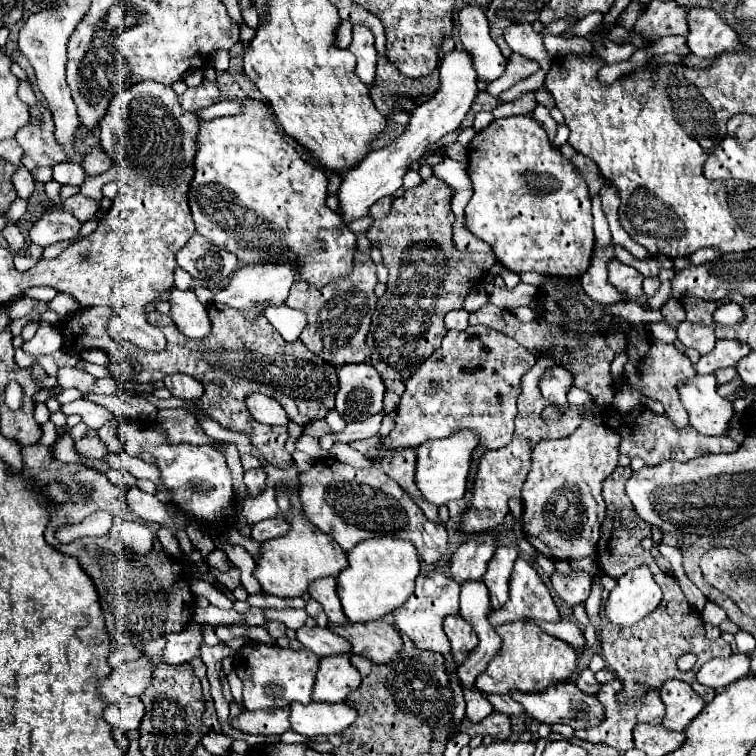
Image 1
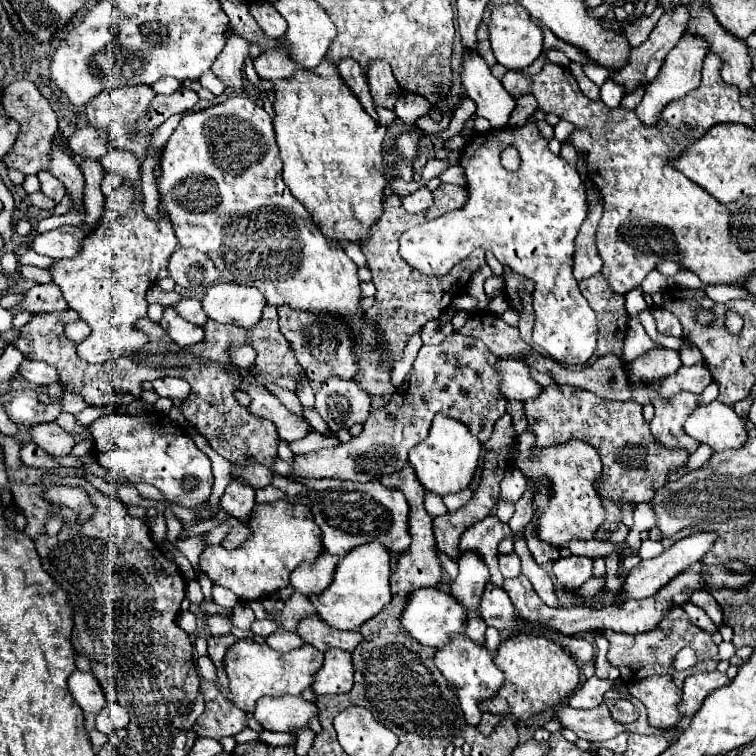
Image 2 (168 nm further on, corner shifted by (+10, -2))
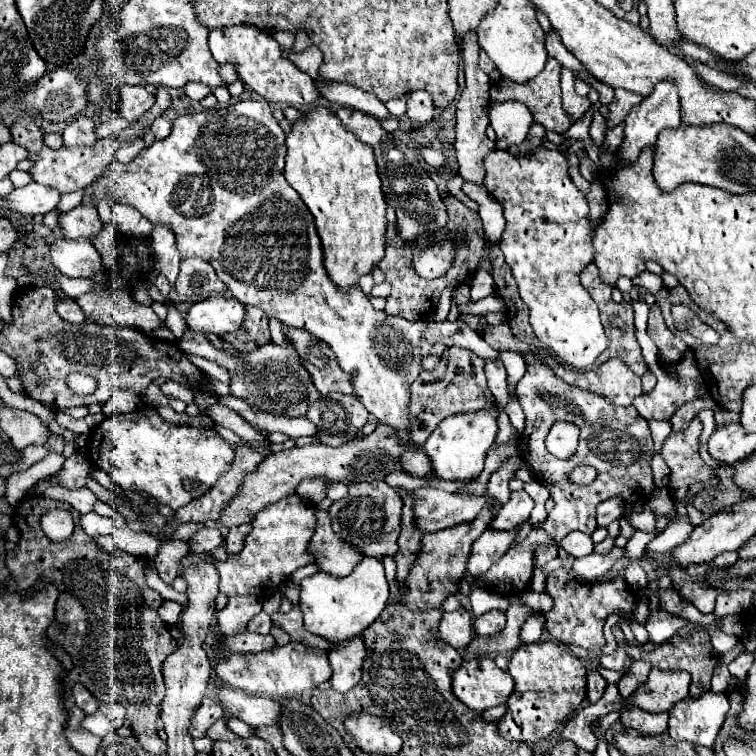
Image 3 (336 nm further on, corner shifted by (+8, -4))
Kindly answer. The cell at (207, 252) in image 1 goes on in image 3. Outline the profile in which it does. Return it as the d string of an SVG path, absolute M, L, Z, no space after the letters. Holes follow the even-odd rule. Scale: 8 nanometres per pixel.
M184 259L176 279L176 291L194 301L222 295L226 285L218 279L212 265L204 259Z

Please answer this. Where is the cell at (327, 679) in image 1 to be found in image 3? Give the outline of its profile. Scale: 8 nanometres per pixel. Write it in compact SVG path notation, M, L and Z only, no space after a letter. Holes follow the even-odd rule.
M362 637L356 641L346 641L340 643L340 649L328 651L330 657L330 667L332 667L332 677L330 683L336 691L346 693L354 685L360 683L360 673L362 673L362 661L366 657L366 649L362 643Z

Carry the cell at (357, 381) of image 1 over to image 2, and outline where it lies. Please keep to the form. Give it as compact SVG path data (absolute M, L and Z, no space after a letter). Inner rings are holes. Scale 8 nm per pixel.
M330 377L316 387L314 409L326 421L330 431L340 431L368 419L370 397L354 381Z

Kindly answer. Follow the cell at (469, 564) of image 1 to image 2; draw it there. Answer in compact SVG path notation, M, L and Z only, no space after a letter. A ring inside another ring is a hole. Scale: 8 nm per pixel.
M488 515L486 519L474 523L474 527L468 527L460 541L460 551L476 551L482 555L490 573L494 575L496 587L502 585L498 571L498 543L508 535L514 539L514 533L506 523L502 523L496 515ZM486 523L494 523L494 529L490 529Z

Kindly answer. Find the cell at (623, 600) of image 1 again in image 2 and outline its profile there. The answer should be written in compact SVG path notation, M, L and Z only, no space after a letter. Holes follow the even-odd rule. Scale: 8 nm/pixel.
M694 533L694 535L688 535L680 541L676 541L672 547L664 549L662 555L658 555L654 559L640 561L628 573L628 581L622 587L622 599L644 599L644 597L656 595L666 583L670 583L670 579L674 579L674 575L680 575L688 565L700 561L704 557L704 553L708 553L712 549L716 539L718 539L718 533Z

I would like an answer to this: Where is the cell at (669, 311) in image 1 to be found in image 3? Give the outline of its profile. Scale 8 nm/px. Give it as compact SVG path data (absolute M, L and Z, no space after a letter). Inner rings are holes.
M654 305L650 307L650 319L648 319L648 333L652 335L656 347L658 347L658 355L664 361L680 361L684 351L686 351L686 343L666 327L660 307Z

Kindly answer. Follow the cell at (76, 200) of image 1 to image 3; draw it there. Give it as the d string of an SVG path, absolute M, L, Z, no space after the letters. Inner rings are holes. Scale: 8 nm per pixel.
M116 117L106 123L102 123L102 125L98 125L98 127L96 127L96 137L102 139L102 137L108 137L108 135L112 135L112 133L116 133L116 131L120 131L120 129L126 129L129 126L129 122L120 117Z

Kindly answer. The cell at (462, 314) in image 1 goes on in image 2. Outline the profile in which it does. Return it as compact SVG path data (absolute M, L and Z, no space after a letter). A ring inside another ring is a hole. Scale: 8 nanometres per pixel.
M432 319L422 327L422 341L424 345L438 345L442 343L450 333L452 333L452 325L450 323L442 323L440 319Z

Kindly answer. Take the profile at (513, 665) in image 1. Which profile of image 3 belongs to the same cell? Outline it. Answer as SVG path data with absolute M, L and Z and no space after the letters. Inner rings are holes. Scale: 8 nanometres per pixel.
M538 641L522 645L514 651L508 663L508 673L514 679L514 691L506 701L504 717L496 721L502 737L508 739L536 743L548 737L586 697L584 663L562 643Z

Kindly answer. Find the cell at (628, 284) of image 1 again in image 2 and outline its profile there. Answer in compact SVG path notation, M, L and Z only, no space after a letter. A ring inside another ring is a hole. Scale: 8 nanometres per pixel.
M602 273L580 281L580 291L588 299L590 307L596 311L600 323L598 347L590 361L596 361L606 353L622 357L622 347L624 347L628 317L630 317L624 307L624 295L614 293Z

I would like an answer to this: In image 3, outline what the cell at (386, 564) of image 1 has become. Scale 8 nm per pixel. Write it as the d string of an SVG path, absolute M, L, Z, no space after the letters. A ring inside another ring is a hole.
M364 557L348 577L336 579L326 573L316 573L300 585L300 611L304 613L304 627L328 641L348 641L360 637L362 631L372 625L386 607L388 581L384 577L384 565L376 557Z

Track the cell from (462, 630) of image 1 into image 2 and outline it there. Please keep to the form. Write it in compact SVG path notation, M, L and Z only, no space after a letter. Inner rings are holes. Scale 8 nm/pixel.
M454 635L450 645L444 645L436 651L434 663L442 671L442 675L448 679L450 687L454 687L454 693L462 705L466 723L478 725L480 715L482 715L478 705L496 695L505 680L504 673L494 665L494 659L488 653L488 649L482 645L476 645L466 635Z

